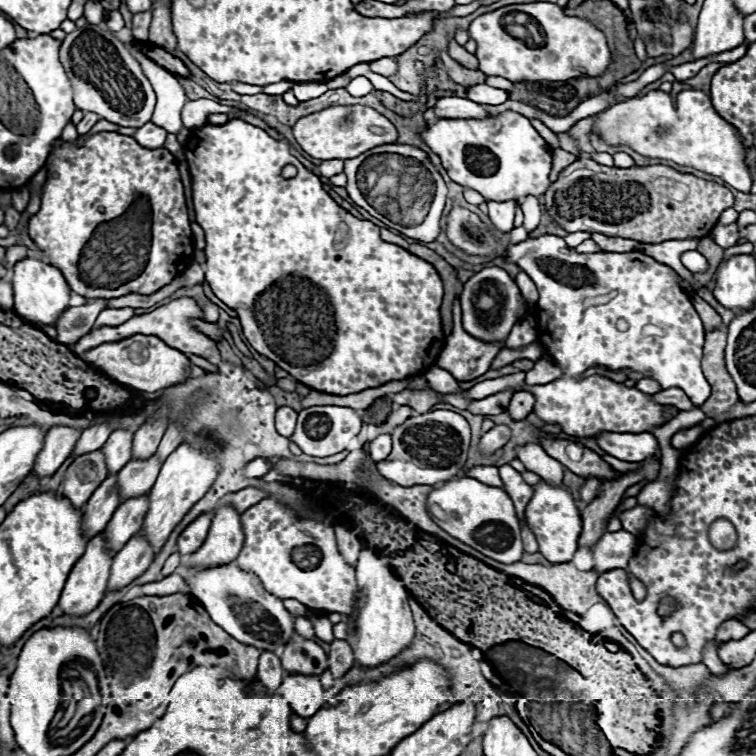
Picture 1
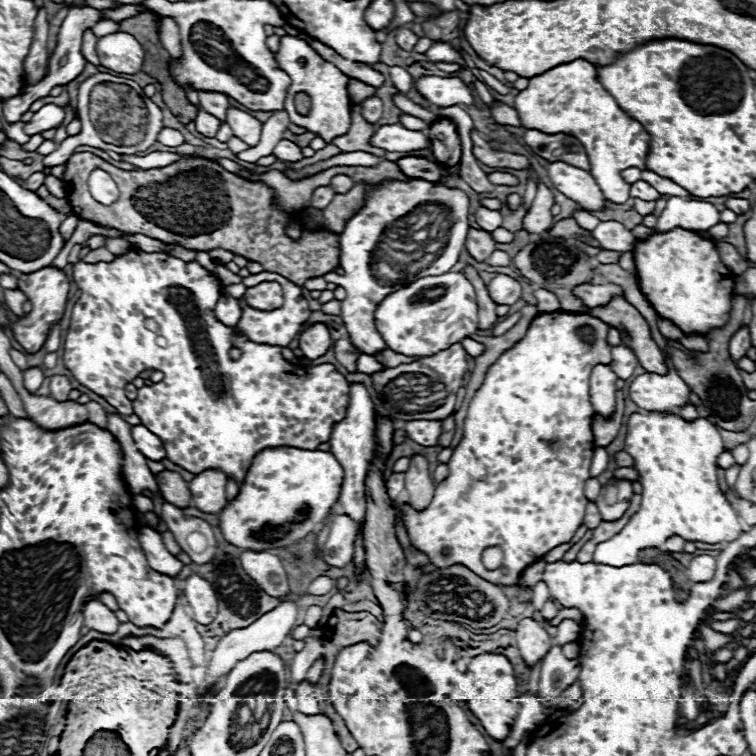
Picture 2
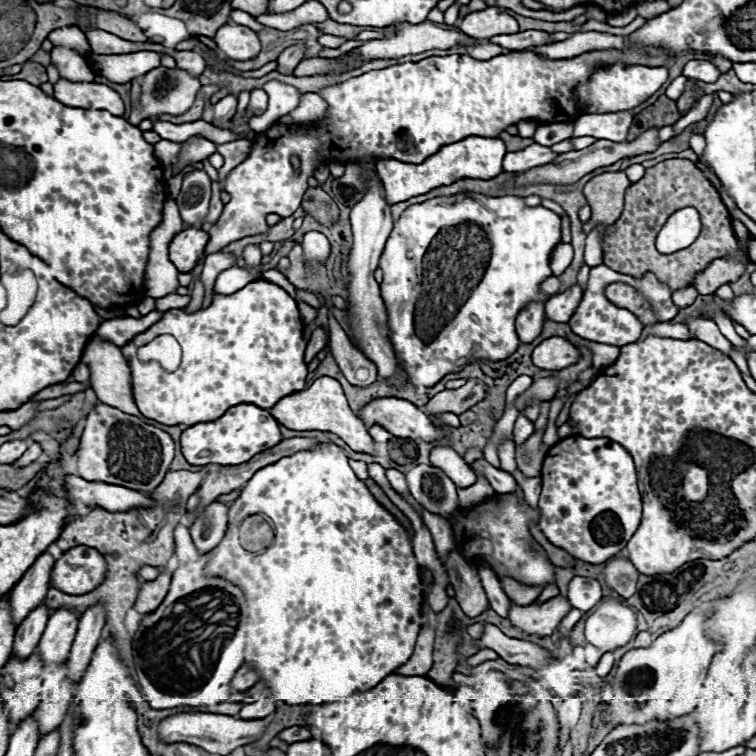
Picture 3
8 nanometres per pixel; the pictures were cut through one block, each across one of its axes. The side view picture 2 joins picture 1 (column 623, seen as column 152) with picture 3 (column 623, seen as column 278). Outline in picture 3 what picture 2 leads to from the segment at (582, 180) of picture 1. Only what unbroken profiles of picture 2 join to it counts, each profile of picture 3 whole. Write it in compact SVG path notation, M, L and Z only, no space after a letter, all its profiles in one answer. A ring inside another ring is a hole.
M672 158L646 170L644 178L634 182L626 190L626 204L622 216L610 226L604 236L604 264L620 274L642 278L646 272L654 272L662 284L668 284L672 292L688 288L696 274L708 268L716 258L740 258L736 234L732 230L732 218L718 194L718 190L704 178L694 162ZM694 206L702 218L702 232L692 246L678 250L678 256L664 256L656 250L656 234L664 226L670 214L680 208Z

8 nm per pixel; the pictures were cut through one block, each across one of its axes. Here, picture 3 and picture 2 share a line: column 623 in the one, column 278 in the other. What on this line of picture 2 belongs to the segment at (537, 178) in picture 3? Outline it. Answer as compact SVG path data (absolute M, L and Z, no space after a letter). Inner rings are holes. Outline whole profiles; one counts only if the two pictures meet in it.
M280 140L272 152L278 160L284 160L284 162L300 162L304 156L302 156L302 148L290 140Z

